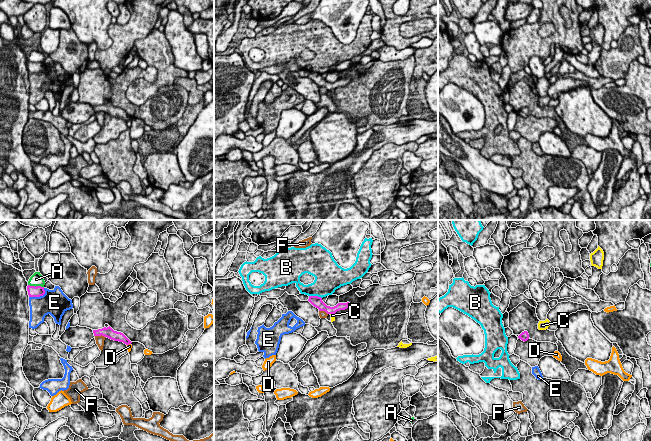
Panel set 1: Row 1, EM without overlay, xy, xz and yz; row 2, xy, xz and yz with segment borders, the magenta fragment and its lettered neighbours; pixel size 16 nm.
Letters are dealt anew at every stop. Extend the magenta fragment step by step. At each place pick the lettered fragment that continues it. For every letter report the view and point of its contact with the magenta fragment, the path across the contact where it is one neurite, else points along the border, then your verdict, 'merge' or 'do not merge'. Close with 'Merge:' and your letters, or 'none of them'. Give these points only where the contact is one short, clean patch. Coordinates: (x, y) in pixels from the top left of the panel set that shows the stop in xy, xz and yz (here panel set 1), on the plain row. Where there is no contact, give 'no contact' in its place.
A: meets magenta in xy at (36, 62); do not merge
B: meets magenta in xz at (315, 72); do not merge
C: meets magenta in xz at (332, 89); runs through xz (320, 80), (332, 89), (332, 91); merge
D: meets magenta in xy at (128, 120); border along xy (130, 119), (127, 121); do not merge
E: meets magenta in xy at (39, 72); do not merge
F: meets magenta in xy at (100, 111); border along xy (95, 111), (103, 111), (105, 113); do not merge
Merge: C

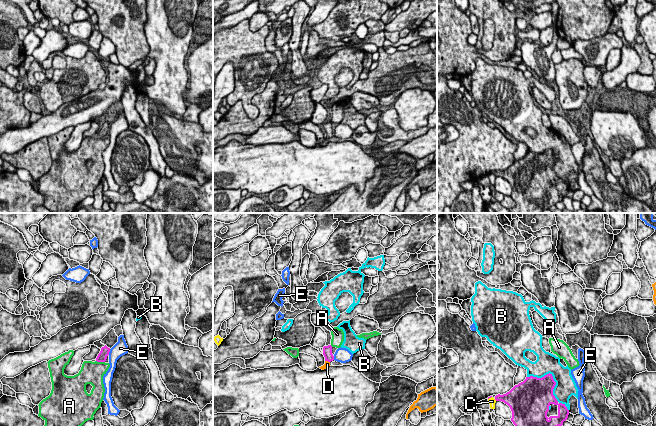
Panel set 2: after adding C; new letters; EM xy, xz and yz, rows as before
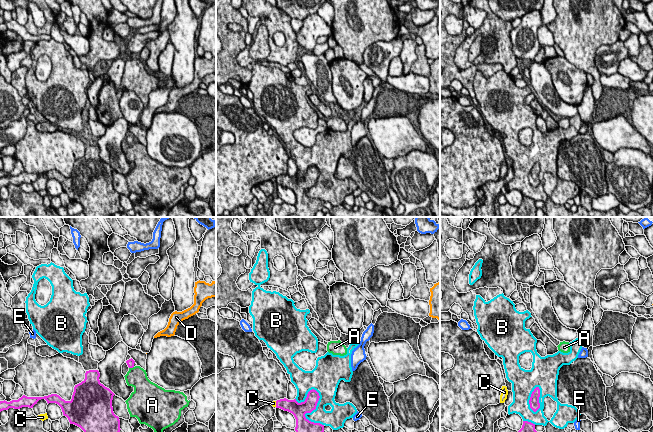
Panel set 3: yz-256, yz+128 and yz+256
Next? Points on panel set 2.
A: meets magenta in xy at (100, 137); do not merge
B: meets magenta in yz at (555, 158); do not merge
C: meets magenta in yz at (489, 173); border along yz (491, 172), (488, 175); do not merge
D: meets magenta in xz at (327, 136); runs through xz (327, 126), (327, 136), (327, 140); merge
E: meets magenta in xy at (109, 127); border along xy (110, 125), (108, 130); do not merge
Merge: D

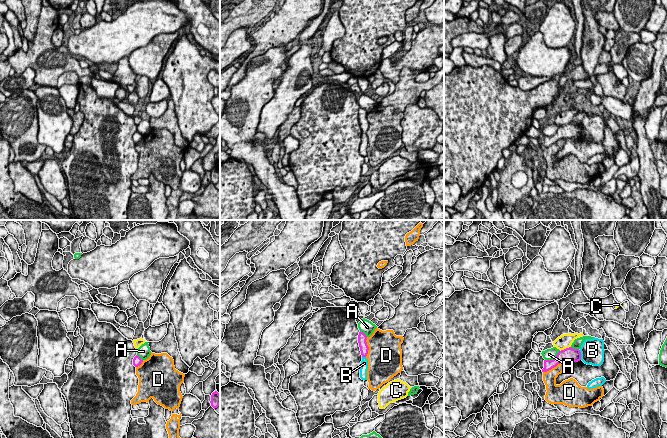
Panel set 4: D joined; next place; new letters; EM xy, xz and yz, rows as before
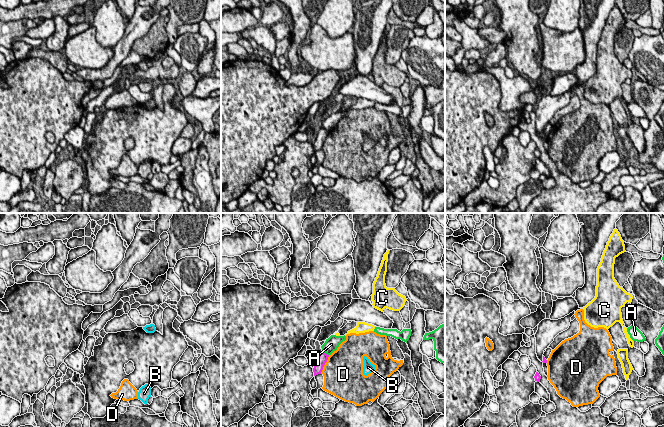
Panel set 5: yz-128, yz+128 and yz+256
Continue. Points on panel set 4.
A: meets magenta in yz at (554, 134); do not merge
B: meets magenta in yz at (580, 131); border along yz (579, 126), (581, 135); do not merge
C: meets magenta in yz at (566, 124); do not merge
D: meets magenta in yz at (554, 142); do not merge
Merge: none of them

